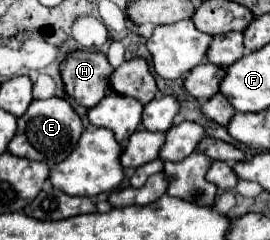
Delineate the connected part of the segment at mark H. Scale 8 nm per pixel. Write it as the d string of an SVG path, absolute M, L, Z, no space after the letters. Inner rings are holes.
M71 51L61 61L59 73L65 93L91 109L103 99L113 67L99 51Z

